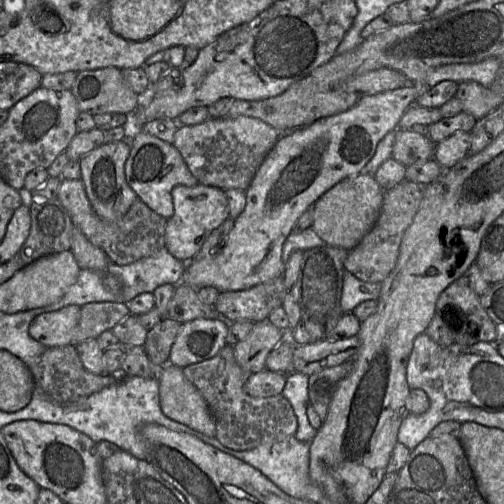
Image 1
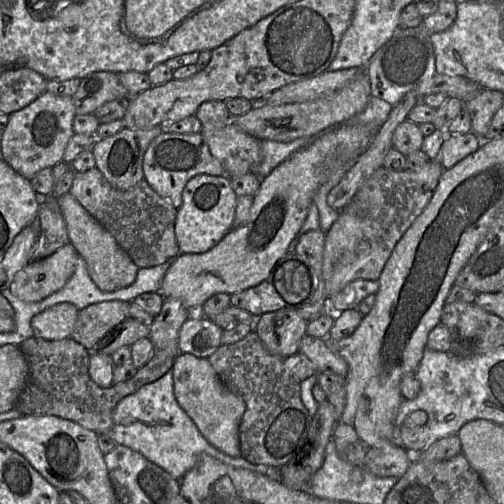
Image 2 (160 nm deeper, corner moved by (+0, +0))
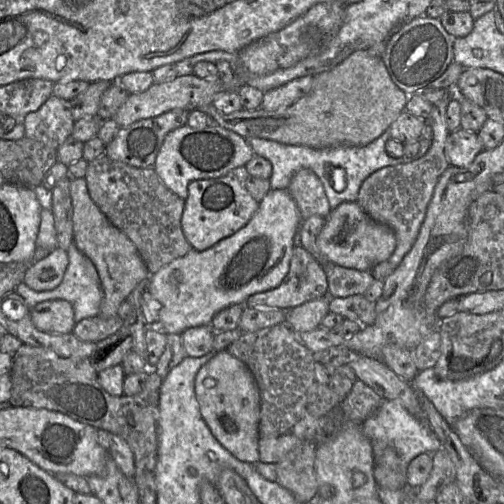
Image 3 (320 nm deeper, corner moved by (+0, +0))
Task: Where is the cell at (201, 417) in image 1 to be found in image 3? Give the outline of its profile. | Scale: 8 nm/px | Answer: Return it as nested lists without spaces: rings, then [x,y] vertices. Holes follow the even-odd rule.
[[[226,350],[217,351],[197,372],[194,390],[201,416],[220,444],[242,462],[258,461],[260,393],[246,364]]]

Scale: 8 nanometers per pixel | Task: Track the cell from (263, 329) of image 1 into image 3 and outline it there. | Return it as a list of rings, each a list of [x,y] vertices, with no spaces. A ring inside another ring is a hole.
[[[324,296],[290,309],[285,323],[296,334],[312,331],[320,326],[322,319],[329,313],[329,302],[330,297]]]

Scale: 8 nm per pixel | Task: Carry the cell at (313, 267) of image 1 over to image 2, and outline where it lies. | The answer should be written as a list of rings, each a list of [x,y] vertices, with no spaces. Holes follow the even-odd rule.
[[[430,160],[417,170],[393,171],[381,166],[362,184],[355,195],[356,198],[367,200],[369,203],[367,216],[359,218],[342,209],[332,227],[325,234],[322,275],[328,297],[338,293],[354,280],[379,280],[394,247],[430,201],[443,171],[444,168],[439,160]]]

